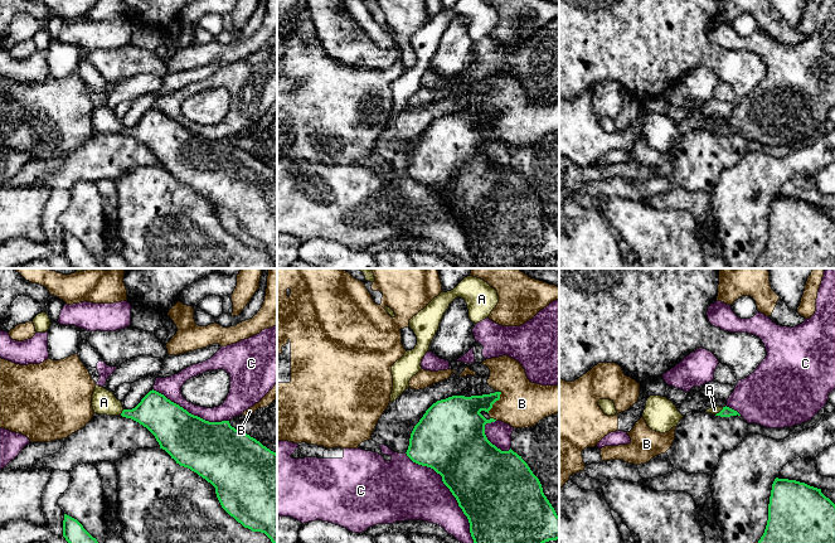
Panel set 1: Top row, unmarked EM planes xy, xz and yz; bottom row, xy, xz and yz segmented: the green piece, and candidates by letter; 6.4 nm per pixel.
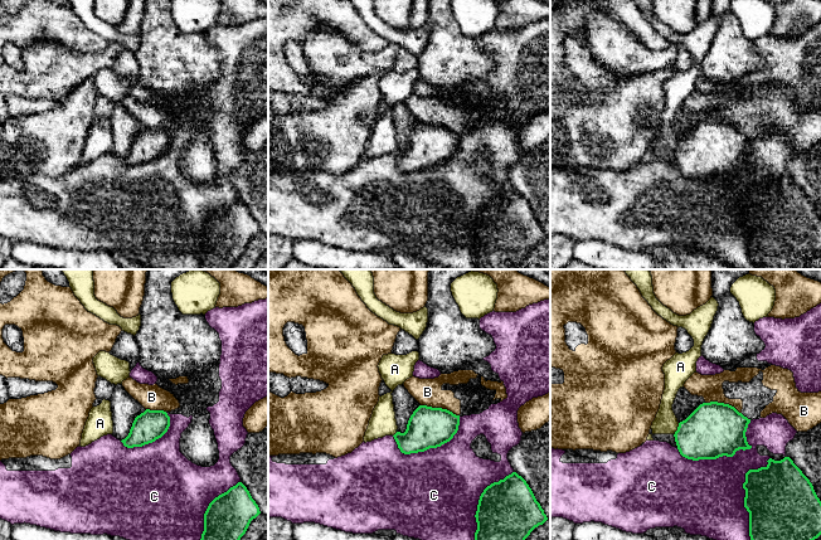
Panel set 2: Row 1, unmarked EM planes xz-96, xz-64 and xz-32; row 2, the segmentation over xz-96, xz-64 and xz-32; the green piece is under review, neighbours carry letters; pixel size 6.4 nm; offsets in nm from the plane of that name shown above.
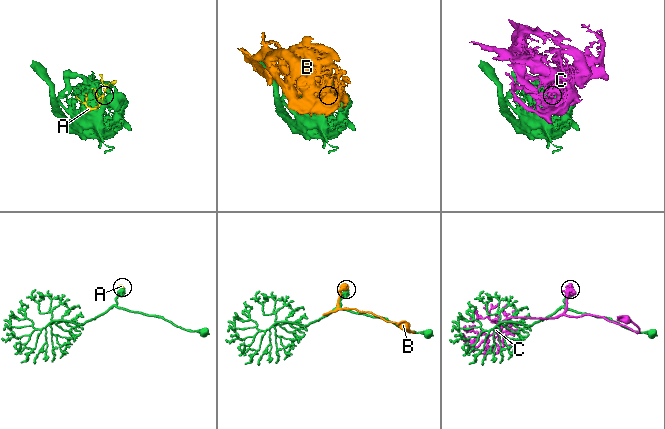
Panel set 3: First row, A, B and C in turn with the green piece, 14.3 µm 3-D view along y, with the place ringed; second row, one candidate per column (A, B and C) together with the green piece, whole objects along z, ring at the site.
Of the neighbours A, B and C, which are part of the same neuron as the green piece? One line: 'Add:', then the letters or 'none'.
Add: none

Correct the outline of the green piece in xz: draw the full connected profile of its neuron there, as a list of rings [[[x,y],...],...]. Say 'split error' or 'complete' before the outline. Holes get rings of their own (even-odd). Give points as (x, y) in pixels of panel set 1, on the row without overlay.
complete; [[[501,110],[482,113],[452,113],[433,121],[414,144],[407,174],[416,181],[433,186],[442,194],[443,202],[456,215],[458,224],[467,234],[470,251],[479,268],[538,268],[549,258],[559,257],[559,234],[543,210],[539,197],[528,181],[514,170],[501,169],[485,152],[485,142],[496,137],[486,137],[480,130],[489,129],[500,117]]]

